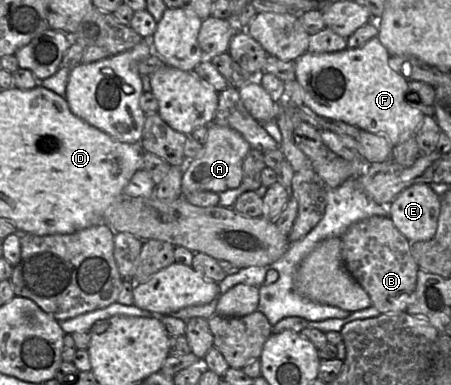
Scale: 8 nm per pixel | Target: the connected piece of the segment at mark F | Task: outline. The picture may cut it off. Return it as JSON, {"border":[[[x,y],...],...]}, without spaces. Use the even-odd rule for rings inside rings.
{"border":[[[375,37],[367,41],[363,46],[357,48],[346,48],[342,51],[332,53],[311,53],[306,52],[295,60],[296,62],[296,81],[300,85],[303,94],[303,104],[309,107],[315,114],[327,120],[342,121],[349,125],[358,127],[360,130],[365,130],[373,134],[384,137],[391,146],[396,146],[405,142],[410,137],[415,136],[416,127],[423,121],[425,114],[417,107],[418,103],[407,101],[408,92],[412,91],[408,88],[408,80],[401,74],[395,71],[389,64],[389,52],[382,45],[380,40]]]}

